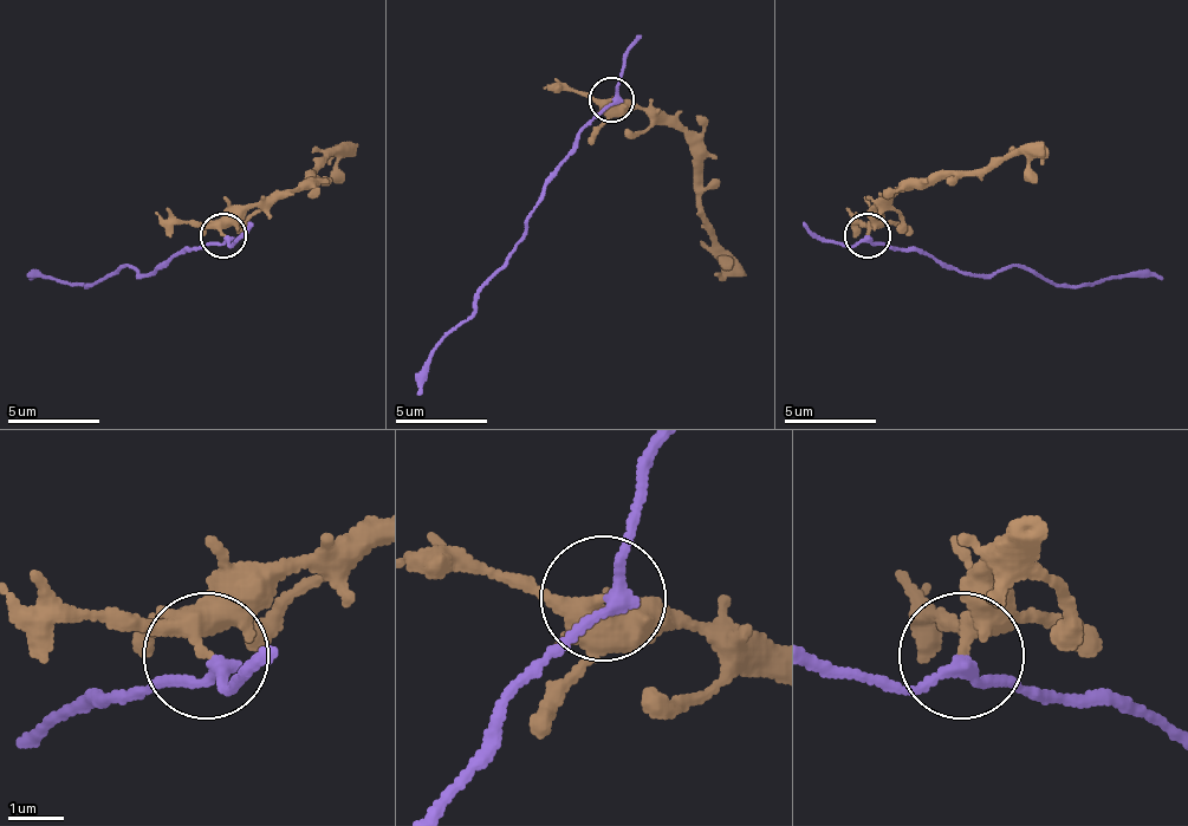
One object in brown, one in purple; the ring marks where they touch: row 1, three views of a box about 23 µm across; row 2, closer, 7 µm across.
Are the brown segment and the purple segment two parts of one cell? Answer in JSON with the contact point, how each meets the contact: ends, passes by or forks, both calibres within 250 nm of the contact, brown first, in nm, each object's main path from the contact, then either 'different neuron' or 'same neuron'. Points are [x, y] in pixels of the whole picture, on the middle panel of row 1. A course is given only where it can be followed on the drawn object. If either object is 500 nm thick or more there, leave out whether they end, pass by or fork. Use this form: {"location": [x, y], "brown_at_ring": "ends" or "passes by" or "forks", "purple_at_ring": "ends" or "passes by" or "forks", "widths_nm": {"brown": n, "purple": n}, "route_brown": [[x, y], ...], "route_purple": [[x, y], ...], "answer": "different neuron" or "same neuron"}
{"location": [611, 99], "brown_at_ring": "forks", "purple_at_ring": "passes by", "widths_nm": {"brown": 240, "purple": 200}, "route_brown": [[612, 98], [640, 108], [654, 108], [686, 135], [695, 157], [700, 216], [718, 253], [732, 267]], "route_purple": [[612, 98], [580, 130], [571, 153], [534, 208], [512, 258], [480, 290], [475, 309], [429, 358], [416, 395]], "answer": "different neuron"}

